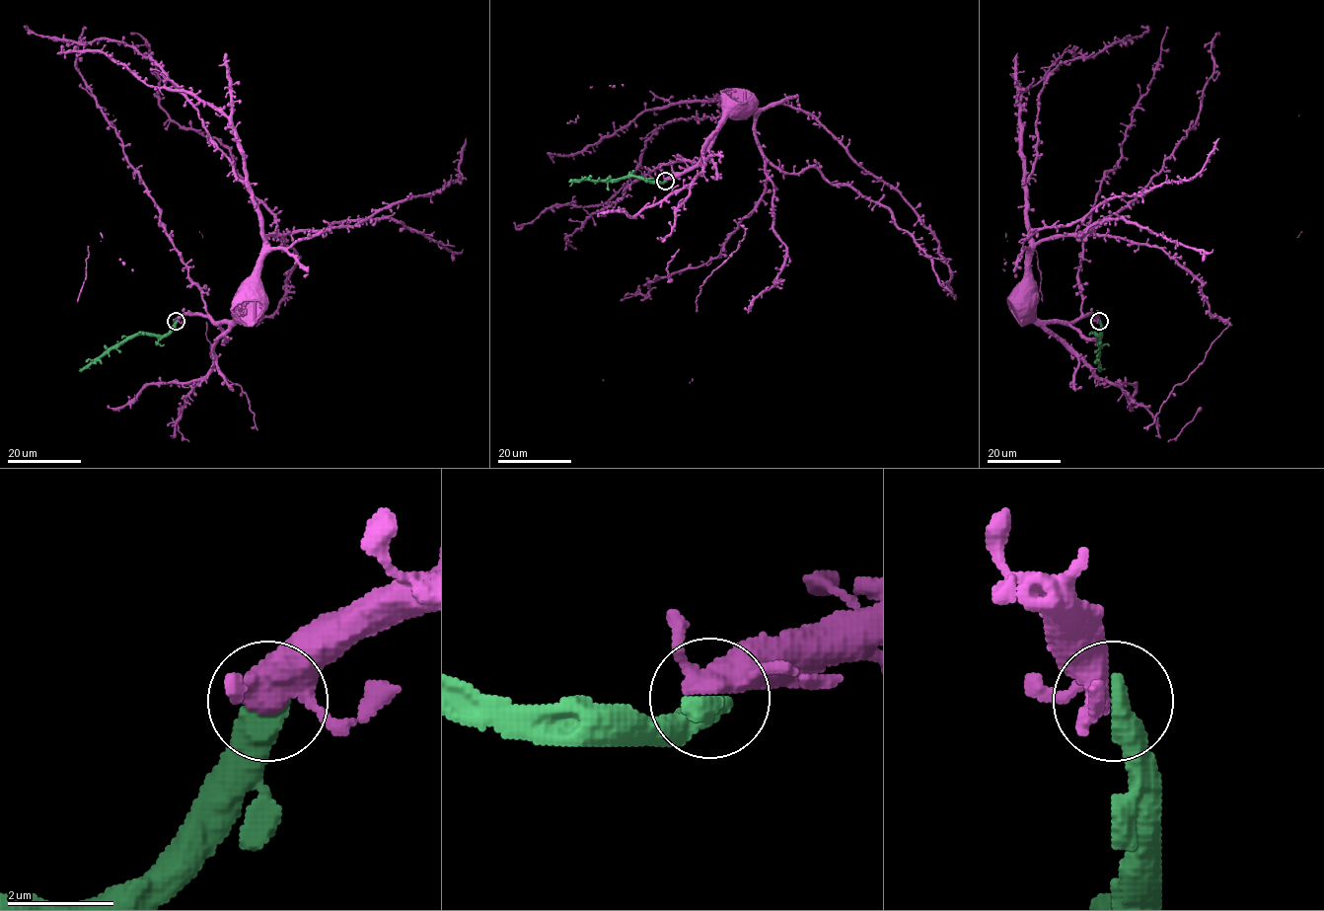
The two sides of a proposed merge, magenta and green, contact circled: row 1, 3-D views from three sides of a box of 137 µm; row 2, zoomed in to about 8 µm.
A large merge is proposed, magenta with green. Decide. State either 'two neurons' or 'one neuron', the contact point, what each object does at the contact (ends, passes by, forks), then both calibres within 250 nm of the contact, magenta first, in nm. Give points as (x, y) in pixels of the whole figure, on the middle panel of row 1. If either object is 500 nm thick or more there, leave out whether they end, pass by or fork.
one neuron; at (665, 181); 360 nm thick on the magenta side, 600 nm on the other

